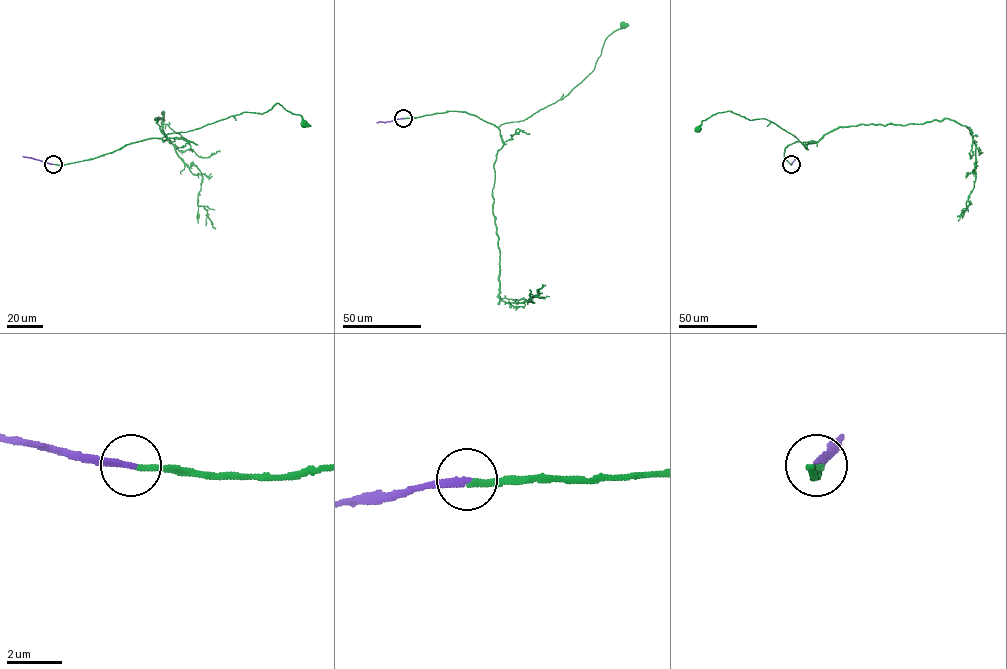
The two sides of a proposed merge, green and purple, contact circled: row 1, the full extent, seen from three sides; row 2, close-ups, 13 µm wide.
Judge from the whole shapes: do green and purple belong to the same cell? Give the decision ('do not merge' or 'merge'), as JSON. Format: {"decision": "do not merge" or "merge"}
{"decision": "merge"}

